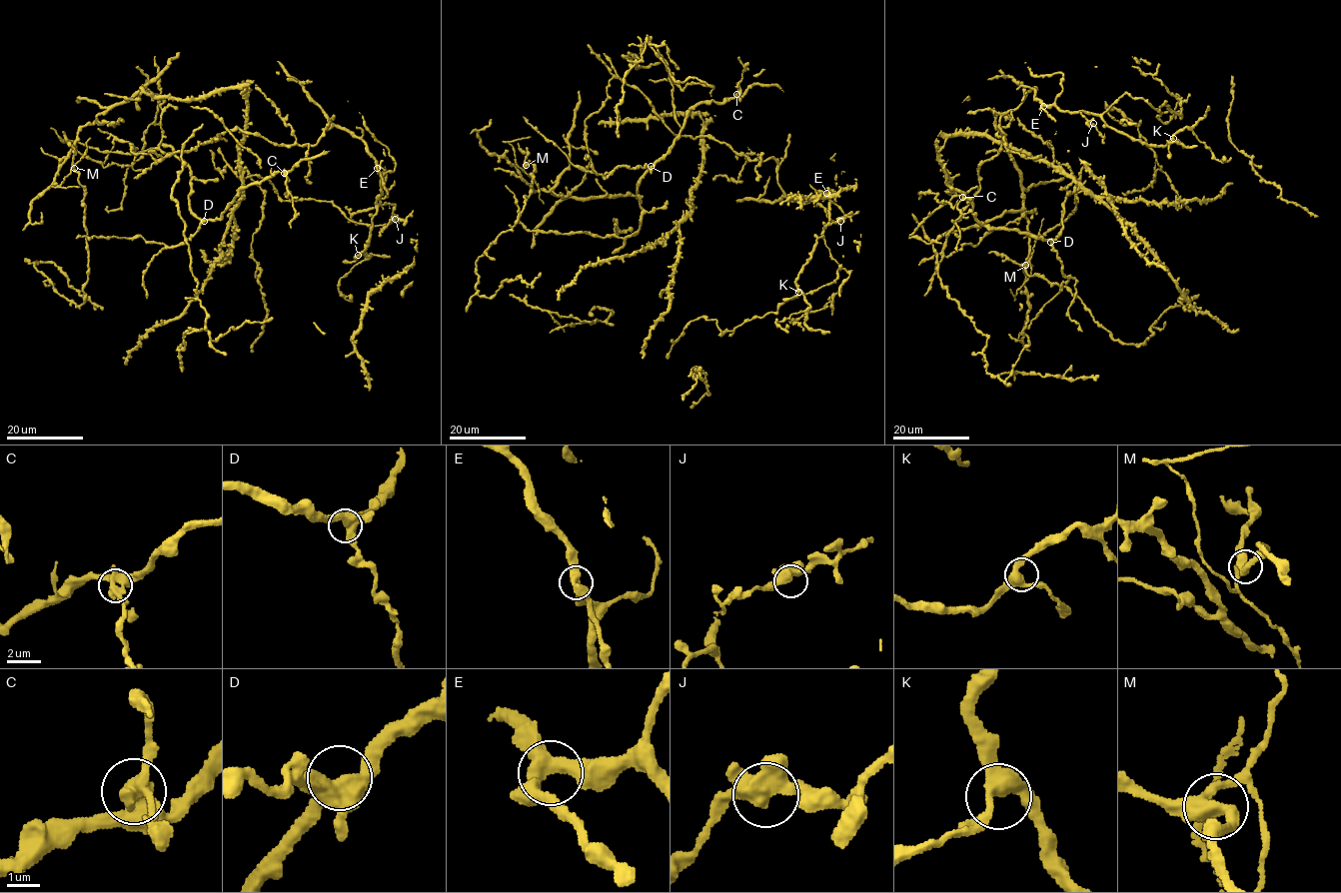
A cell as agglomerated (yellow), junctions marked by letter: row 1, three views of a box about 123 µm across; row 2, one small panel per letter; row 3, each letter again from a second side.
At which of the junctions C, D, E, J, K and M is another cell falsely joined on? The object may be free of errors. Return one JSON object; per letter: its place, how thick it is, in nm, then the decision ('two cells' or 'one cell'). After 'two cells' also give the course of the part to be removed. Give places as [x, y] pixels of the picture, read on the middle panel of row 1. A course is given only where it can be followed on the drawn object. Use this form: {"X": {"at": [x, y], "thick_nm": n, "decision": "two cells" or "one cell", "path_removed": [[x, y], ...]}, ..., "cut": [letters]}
{"C": {"at": [736, 94], "thick_nm": 400, "decision": "two cells", "path_removed": [[736, 94], [744, 70], [738, 57]]}, "D": {"at": [651, 166], "thick_nm": 480, "decision": "one cell"}, "E": {"at": [826, 193], "thick_nm": 400, "decision": "one cell"}, "J": {"at": [840, 221], "thick_nm": 440, "decision": "one cell"}, "K": {"at": [798, 292], "thick_nm": 400, "decision": "one cell"}, "M": {"at": [526, 165], "thick_nm": 400, "decision": "one cell"}, "cut": ["C"]}

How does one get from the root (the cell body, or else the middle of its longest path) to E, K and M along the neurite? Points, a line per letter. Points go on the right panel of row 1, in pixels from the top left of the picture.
E: (964, 210), (979, 189), (979, 163), (996, 156), (1005, 141), (1002, 115), (1018, 107), (1031, 89), (1043, 106)
K: (964, 210), (979, 163), (1005, 141), (1002, 115), (1031, 89), (1141, 142), (1173, 138)
M: (964, 210), (944, 256), (1035, 209), (1024, 211), (1023, 292), (1031, 270), (1025, 265)

